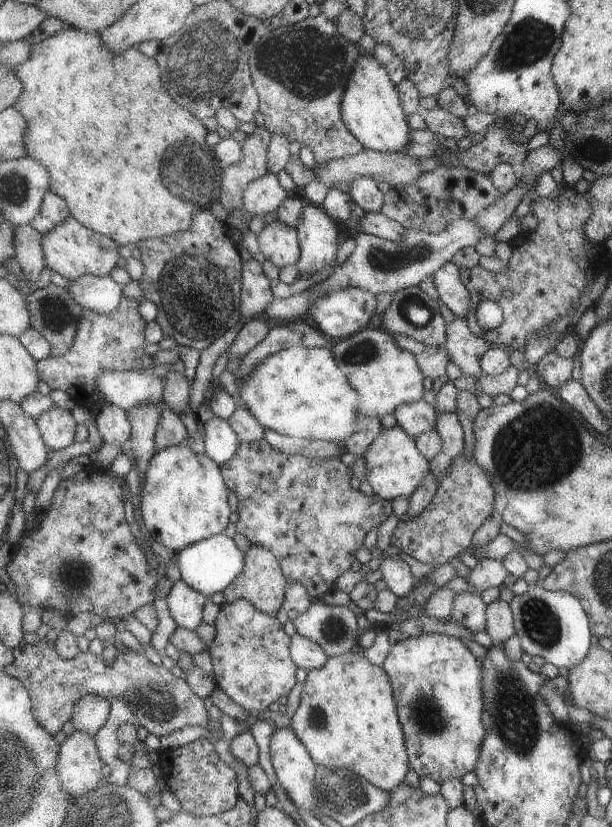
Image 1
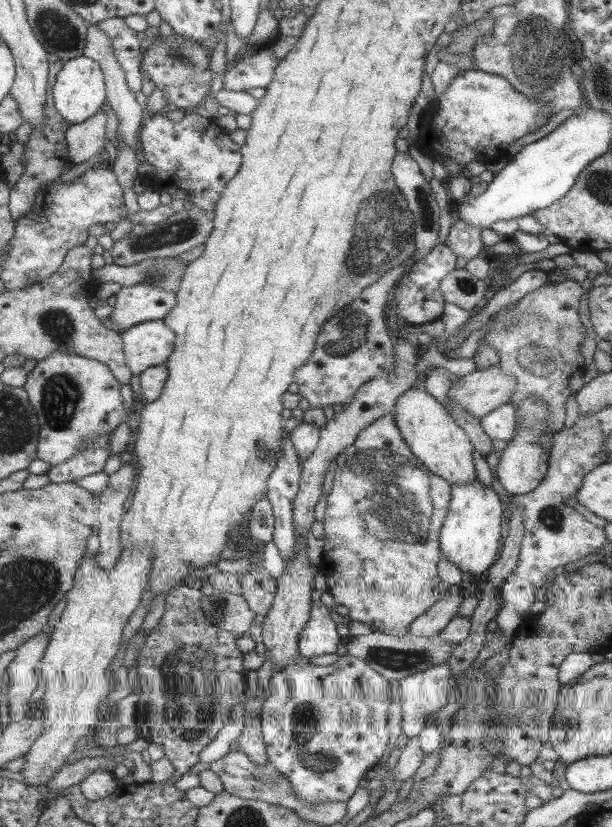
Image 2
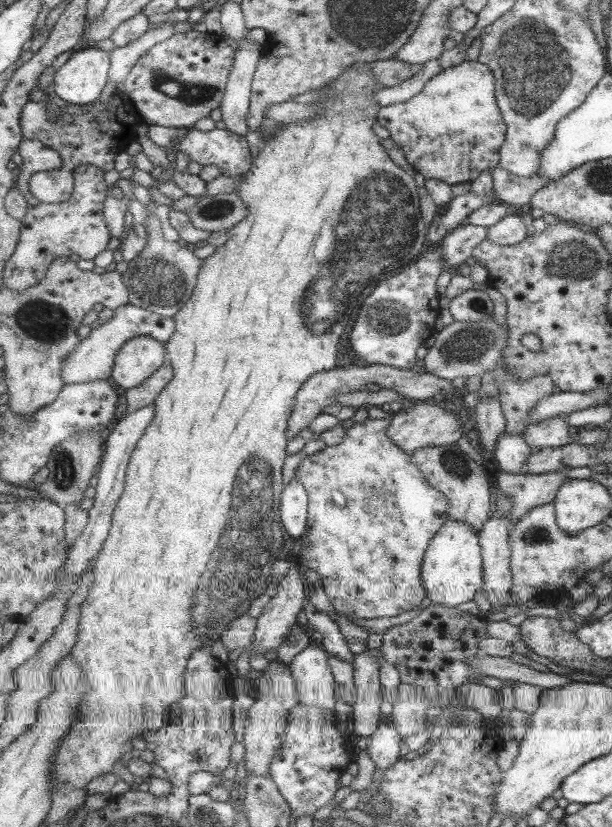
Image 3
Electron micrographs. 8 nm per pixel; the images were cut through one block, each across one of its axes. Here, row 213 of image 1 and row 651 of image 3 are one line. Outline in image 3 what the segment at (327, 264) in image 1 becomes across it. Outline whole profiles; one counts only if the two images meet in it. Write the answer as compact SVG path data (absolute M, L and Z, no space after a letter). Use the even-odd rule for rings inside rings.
M311 643L288 665L296 684L298 703L315 708L333 708L335 684L327 665L328 658L321 646Z

